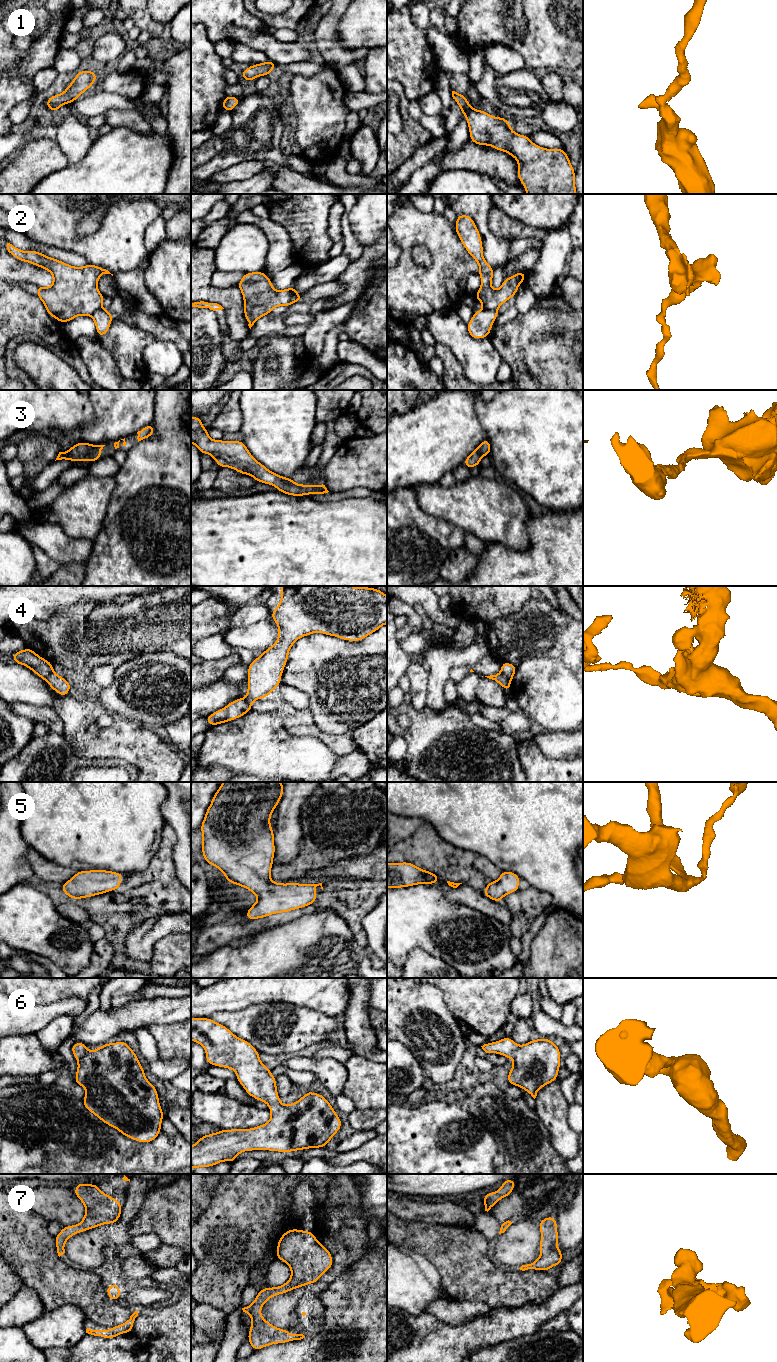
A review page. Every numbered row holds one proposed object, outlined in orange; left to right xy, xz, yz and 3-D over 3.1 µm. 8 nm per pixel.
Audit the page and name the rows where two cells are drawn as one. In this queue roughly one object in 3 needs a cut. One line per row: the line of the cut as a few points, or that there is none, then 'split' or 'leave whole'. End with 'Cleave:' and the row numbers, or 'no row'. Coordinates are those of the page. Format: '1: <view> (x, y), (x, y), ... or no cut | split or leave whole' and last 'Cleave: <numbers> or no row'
1: no cut | leave whole
2: xz (288, 289), (292, 303) | split
3: no cut | leave whole
4: yz (501, 672), (509, 683) | split
5: no cut | leave whole
6: no cut | leave whole
7: no cut | leave whole
Cleave: 2, 4

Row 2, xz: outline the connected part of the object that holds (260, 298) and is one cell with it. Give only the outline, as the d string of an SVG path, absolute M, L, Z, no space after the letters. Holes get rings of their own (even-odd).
M245 273L236 286L243 295L244 316L250 329L259 318L270 314L275 307L292 305L289 289L276 291L267 273Z

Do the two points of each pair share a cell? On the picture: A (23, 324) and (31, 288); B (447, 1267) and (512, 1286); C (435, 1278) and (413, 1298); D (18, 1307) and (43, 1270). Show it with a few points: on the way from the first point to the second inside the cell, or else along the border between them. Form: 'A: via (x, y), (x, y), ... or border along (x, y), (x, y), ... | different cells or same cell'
A: border along (21, 281), (20, 286), (36, 297) | different cells
B: via (463, 1268), (470, 1275), (496, 1286) | same cell
C: border along (417, 1263), (422, 1273), (432, 1285), (436, 1298) | different cells
D: via (27, 1298), (43, 1282), (43, 1279) | same cell

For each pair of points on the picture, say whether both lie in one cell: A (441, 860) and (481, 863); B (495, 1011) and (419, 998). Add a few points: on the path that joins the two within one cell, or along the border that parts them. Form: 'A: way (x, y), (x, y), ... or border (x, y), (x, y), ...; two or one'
A: border (475, 855), (473, 865), (488, 881); two
B: border (438, 988), (442, 993), (444, 1002), (456, 1018); two

